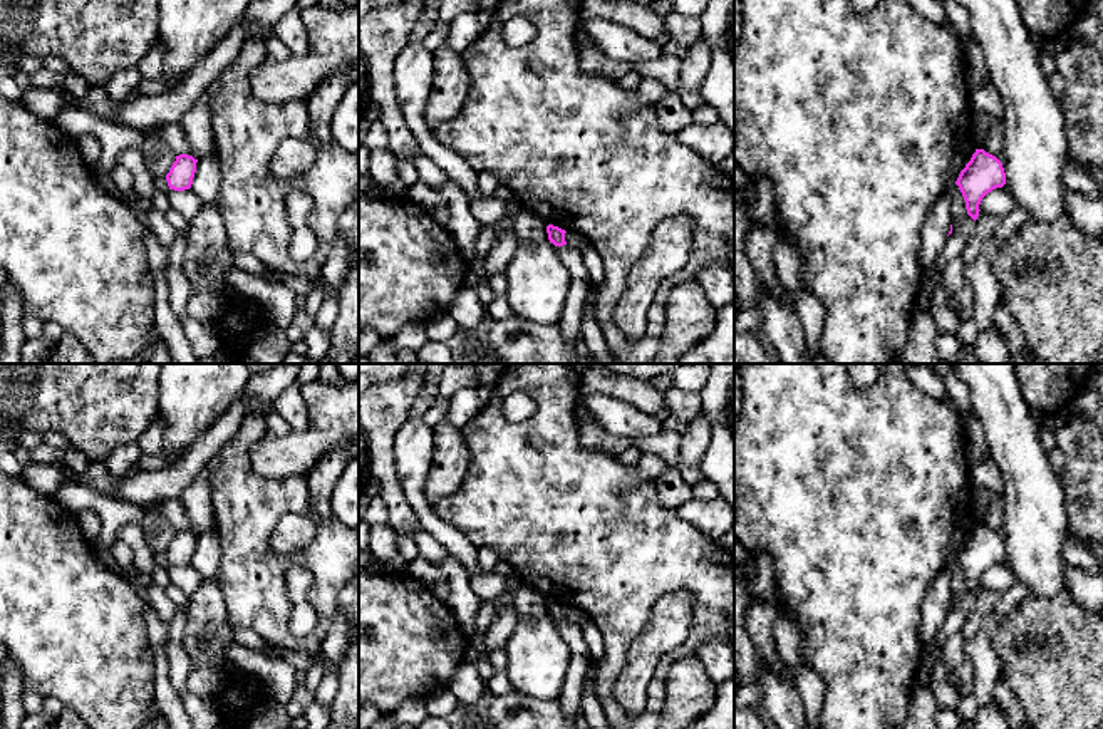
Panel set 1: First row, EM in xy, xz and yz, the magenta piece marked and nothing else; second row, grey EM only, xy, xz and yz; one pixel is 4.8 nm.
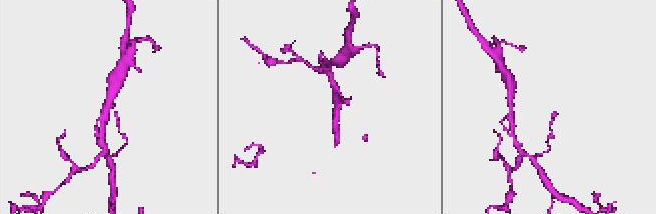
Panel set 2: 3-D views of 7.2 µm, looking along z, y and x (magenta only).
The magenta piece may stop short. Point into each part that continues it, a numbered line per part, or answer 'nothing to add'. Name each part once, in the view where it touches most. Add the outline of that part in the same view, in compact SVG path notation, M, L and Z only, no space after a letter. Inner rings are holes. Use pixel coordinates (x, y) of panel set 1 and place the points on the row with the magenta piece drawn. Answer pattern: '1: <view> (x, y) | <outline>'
nothing to add

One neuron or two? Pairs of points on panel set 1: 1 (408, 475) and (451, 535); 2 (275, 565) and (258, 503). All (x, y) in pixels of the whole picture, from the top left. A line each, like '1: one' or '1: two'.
1: one
2: one

